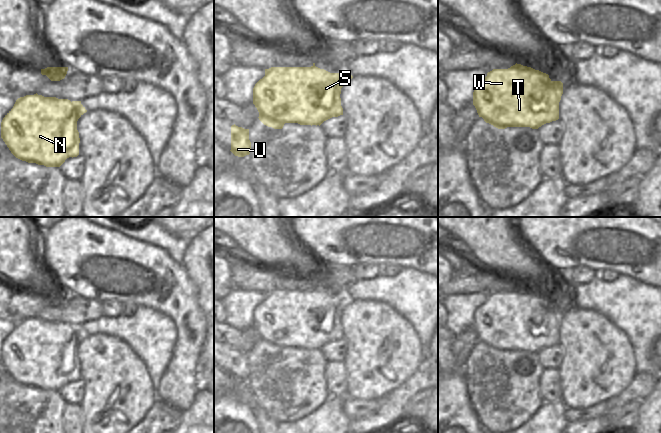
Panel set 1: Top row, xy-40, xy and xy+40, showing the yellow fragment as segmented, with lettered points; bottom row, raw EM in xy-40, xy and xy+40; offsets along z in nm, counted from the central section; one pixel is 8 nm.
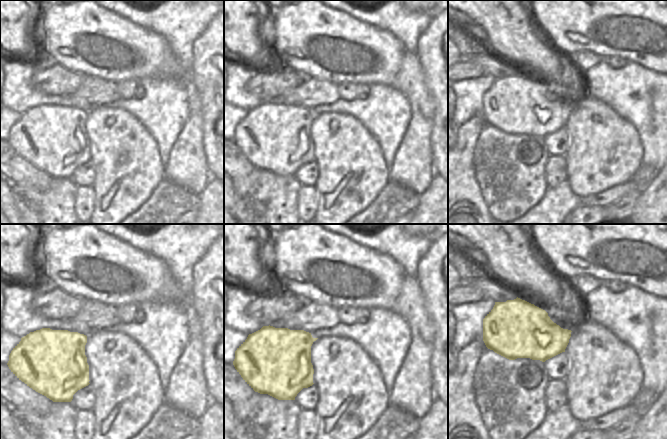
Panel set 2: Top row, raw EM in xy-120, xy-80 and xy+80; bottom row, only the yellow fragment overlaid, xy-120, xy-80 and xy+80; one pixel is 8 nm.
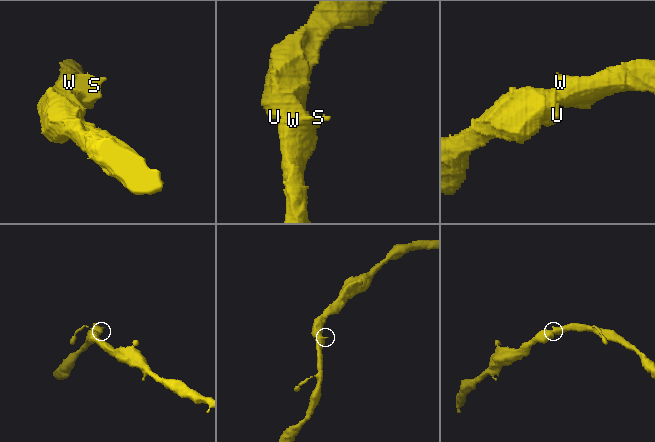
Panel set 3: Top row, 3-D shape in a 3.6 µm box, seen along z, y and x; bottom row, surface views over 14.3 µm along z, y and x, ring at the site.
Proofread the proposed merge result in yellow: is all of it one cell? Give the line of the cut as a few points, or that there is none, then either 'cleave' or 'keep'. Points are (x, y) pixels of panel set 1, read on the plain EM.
no cut; keep

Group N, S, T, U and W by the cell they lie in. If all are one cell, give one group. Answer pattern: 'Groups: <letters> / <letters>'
Groups: N S T U W.

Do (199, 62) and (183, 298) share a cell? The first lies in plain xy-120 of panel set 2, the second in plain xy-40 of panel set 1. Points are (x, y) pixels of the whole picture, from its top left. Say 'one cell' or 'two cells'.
two cells

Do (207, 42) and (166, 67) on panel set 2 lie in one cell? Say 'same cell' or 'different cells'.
different cells

